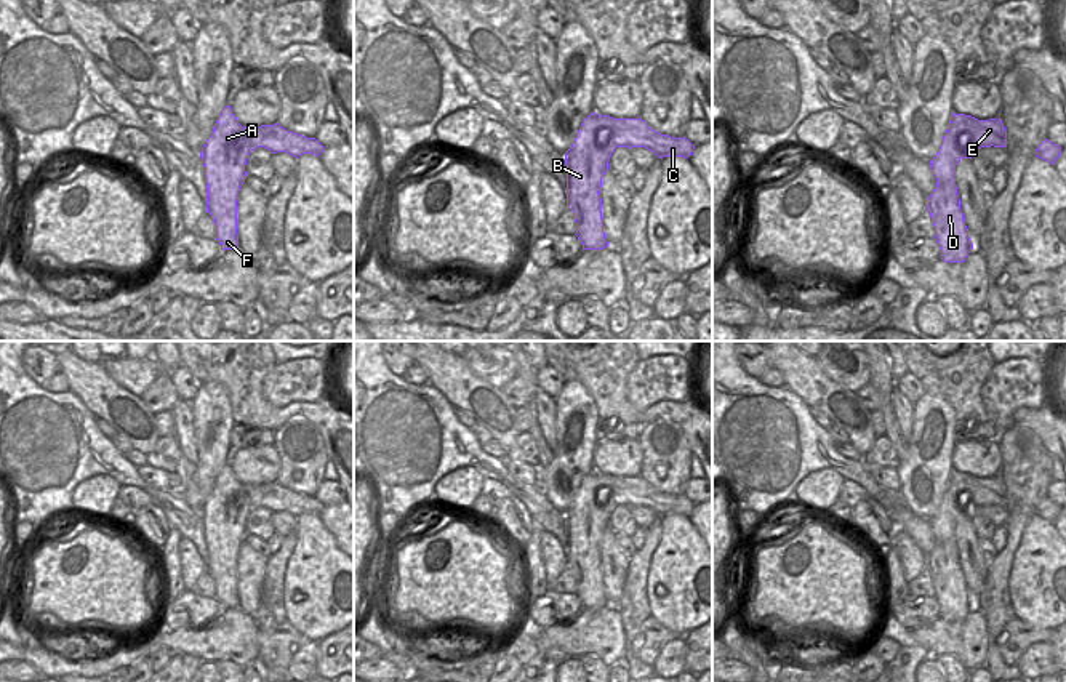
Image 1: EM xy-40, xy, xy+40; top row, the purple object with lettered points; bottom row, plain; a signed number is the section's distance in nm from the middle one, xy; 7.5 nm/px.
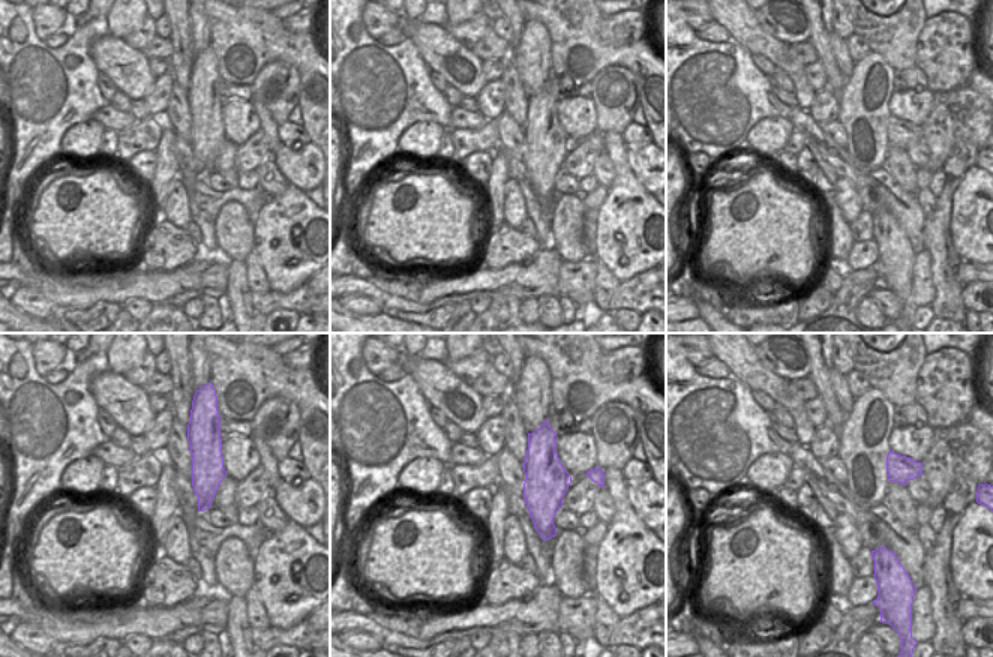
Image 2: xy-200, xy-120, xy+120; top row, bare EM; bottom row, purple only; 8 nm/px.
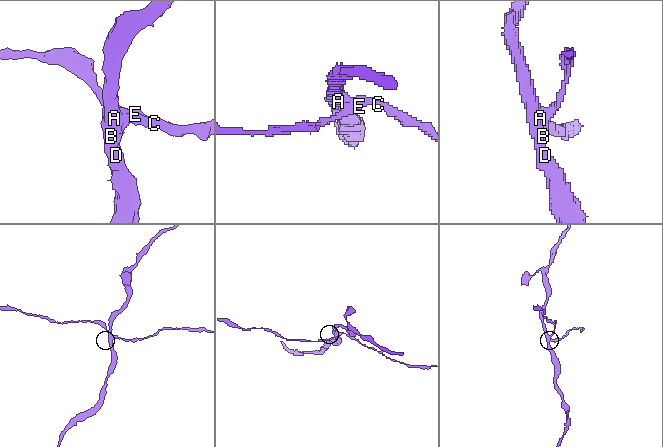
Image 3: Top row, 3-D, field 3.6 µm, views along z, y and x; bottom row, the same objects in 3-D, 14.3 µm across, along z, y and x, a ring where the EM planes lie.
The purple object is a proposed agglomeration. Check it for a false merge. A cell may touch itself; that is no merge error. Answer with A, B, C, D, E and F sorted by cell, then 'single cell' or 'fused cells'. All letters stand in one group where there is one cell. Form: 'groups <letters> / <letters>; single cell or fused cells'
groups A B D F / C E; fused cells

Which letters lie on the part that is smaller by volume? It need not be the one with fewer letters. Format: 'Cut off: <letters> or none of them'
Cut off: C, E

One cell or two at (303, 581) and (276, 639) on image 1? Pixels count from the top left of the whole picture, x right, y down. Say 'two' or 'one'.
two

